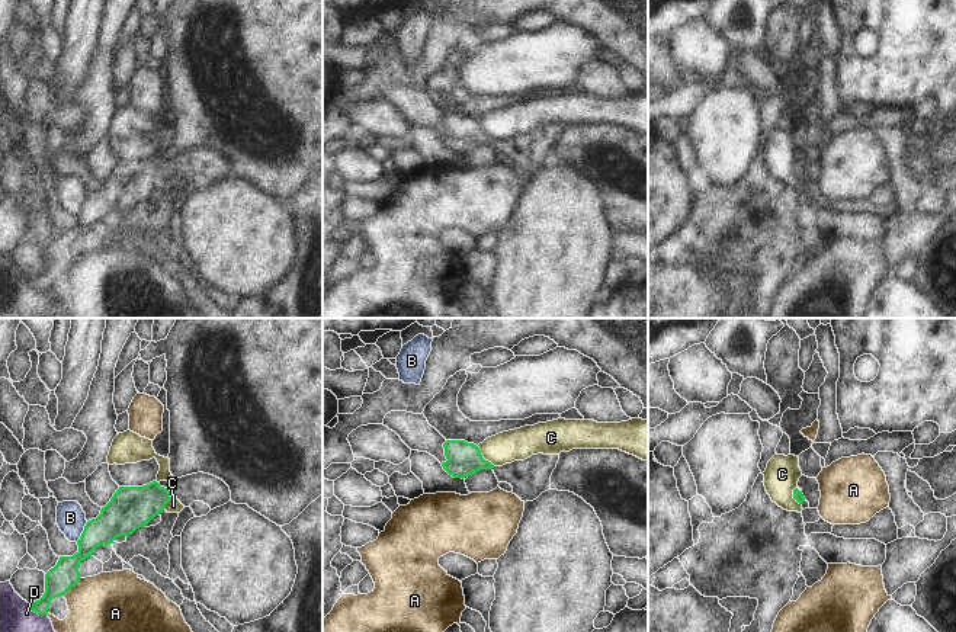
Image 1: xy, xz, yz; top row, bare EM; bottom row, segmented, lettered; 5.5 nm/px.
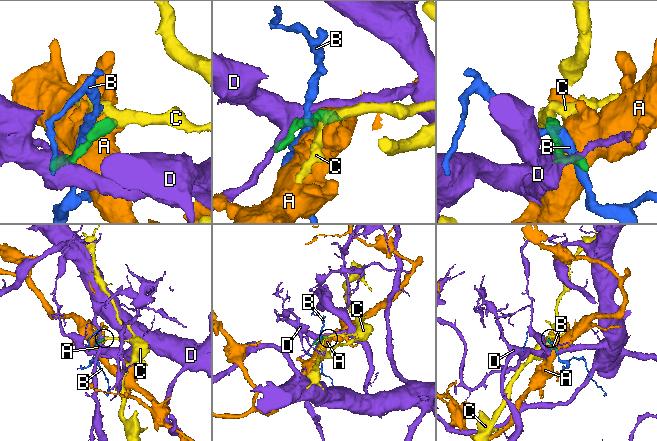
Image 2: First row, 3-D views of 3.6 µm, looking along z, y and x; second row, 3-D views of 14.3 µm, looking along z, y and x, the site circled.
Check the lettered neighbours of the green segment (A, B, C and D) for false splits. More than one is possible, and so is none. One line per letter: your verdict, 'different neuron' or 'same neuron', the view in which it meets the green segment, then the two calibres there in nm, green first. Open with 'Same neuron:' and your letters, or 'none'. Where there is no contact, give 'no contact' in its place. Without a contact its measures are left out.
Same neuron: none
A: different neuron | xy | 160/440 nm
B: different neuron | xy | 220/160 nm
C: different neuron | xz | 190/180 nm
D: different neuron | xy | 160/320 nm

